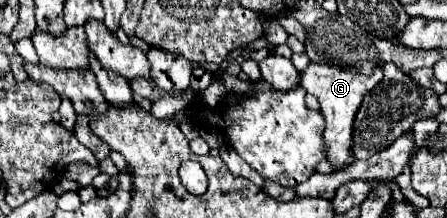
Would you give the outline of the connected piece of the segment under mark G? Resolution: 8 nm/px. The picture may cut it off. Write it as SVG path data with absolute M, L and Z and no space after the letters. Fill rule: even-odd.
M309 62L307 70L301 72L299 86L305 88L309 94L313 94L321 102L321 112L325 116L325 132L323 140L329 146L327 150L327 160L337 166L345 168L349 162L353 162L351 154L351 144L353 144L353 114L357 114L357 106L361 106L361 98L365 90L371 90L379 80L383 78L383 68L377 66L373 74L365 76L357 68L339 68L329 62Z

